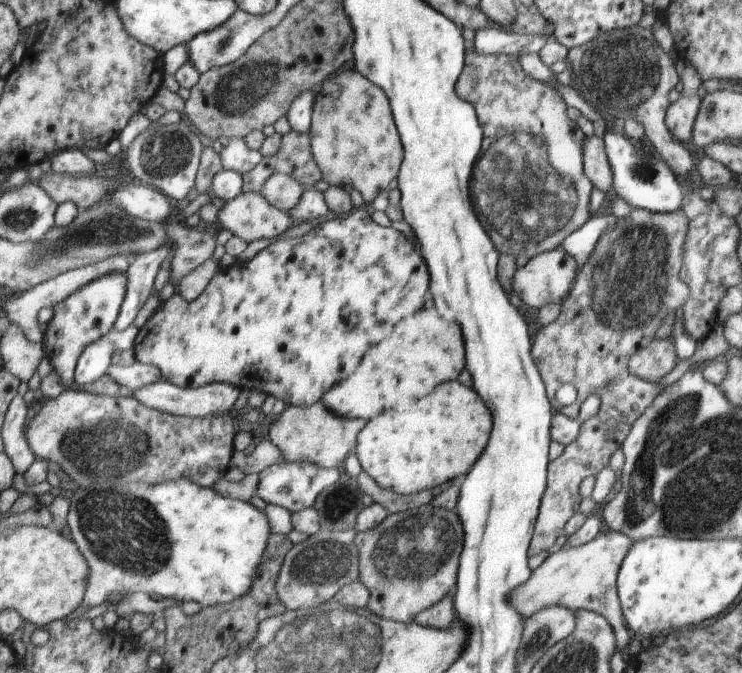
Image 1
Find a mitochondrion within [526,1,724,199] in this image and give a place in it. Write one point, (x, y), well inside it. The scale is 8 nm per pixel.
(625, 73)

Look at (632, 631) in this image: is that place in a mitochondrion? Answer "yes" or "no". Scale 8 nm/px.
no

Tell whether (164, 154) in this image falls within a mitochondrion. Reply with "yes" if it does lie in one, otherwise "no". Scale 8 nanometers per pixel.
yes

